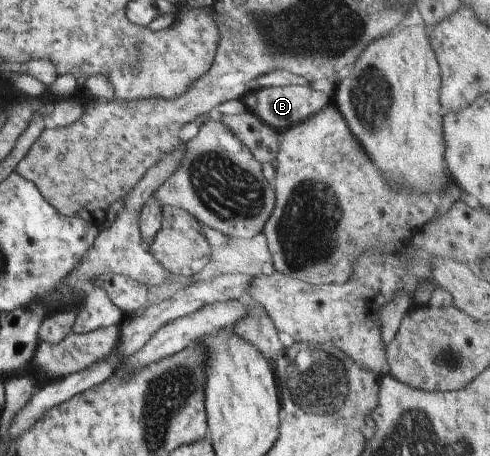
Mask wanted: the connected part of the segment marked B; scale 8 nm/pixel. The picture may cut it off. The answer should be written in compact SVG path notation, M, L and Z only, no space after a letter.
M269 86L254 90L257 105L251 112L278 133L303 123L332 101L326 93L309 86Z

